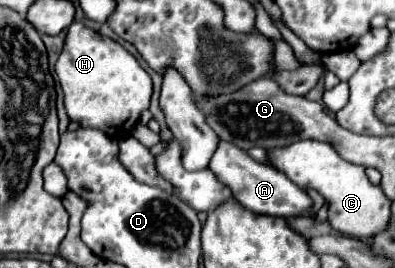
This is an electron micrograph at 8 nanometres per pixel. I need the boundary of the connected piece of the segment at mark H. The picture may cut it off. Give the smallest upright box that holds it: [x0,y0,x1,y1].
[55,21,151,139]

